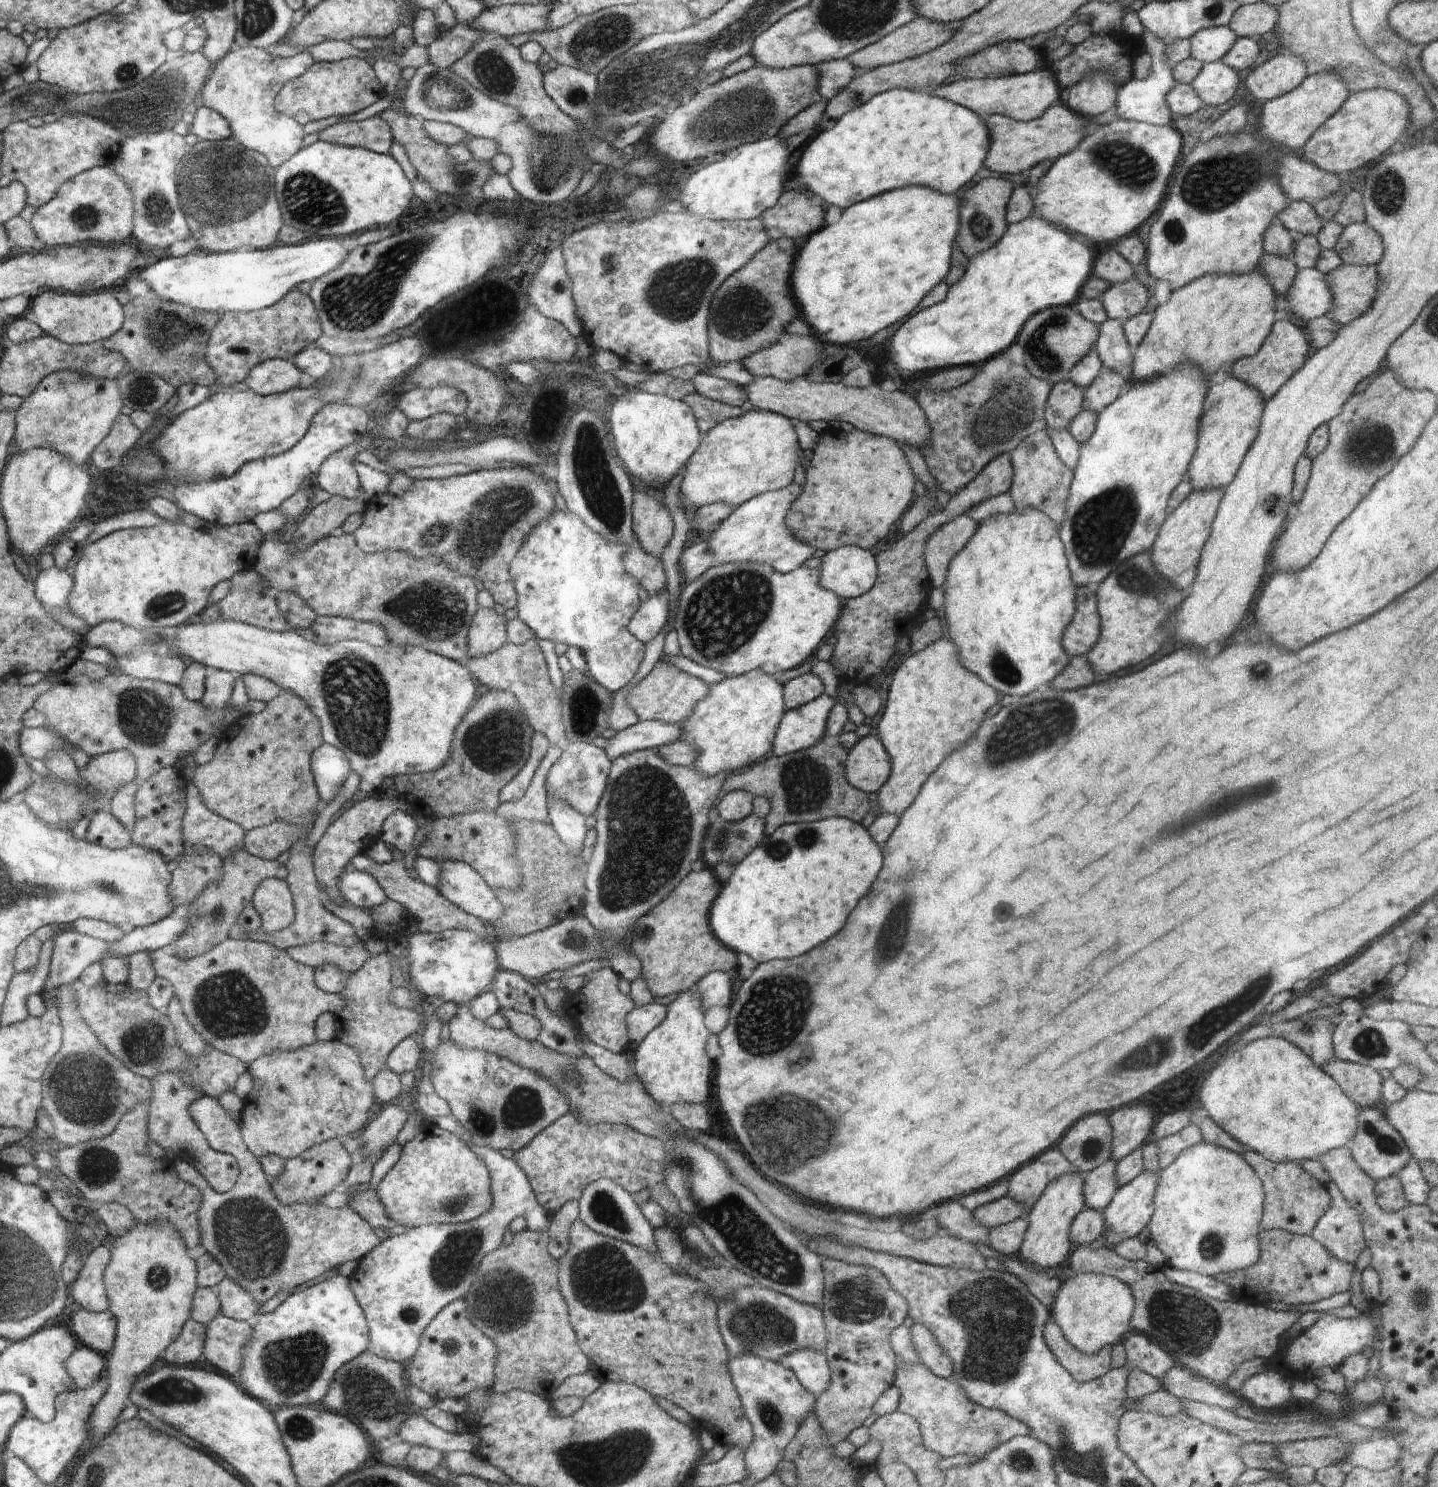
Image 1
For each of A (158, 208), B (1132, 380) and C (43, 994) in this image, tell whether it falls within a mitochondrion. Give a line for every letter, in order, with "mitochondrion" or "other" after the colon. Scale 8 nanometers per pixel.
A: mitochondrion
B: other
C: other

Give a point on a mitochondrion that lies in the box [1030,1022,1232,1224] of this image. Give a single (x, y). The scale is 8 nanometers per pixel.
(1127, 1063)

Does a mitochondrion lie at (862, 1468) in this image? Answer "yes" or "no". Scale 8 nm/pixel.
no

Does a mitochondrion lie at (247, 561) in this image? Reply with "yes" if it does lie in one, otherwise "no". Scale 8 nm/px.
no

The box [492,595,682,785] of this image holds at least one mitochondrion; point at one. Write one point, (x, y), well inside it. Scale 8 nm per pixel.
(584, 709)

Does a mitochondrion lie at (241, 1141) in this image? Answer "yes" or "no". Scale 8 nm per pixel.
no

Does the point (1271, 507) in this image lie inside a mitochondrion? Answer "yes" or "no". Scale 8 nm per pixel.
no

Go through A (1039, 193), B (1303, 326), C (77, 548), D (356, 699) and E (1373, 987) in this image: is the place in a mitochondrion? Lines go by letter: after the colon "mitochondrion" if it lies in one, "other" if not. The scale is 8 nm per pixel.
A: other
B: other
C: other
D: mitochondrion
E: other

